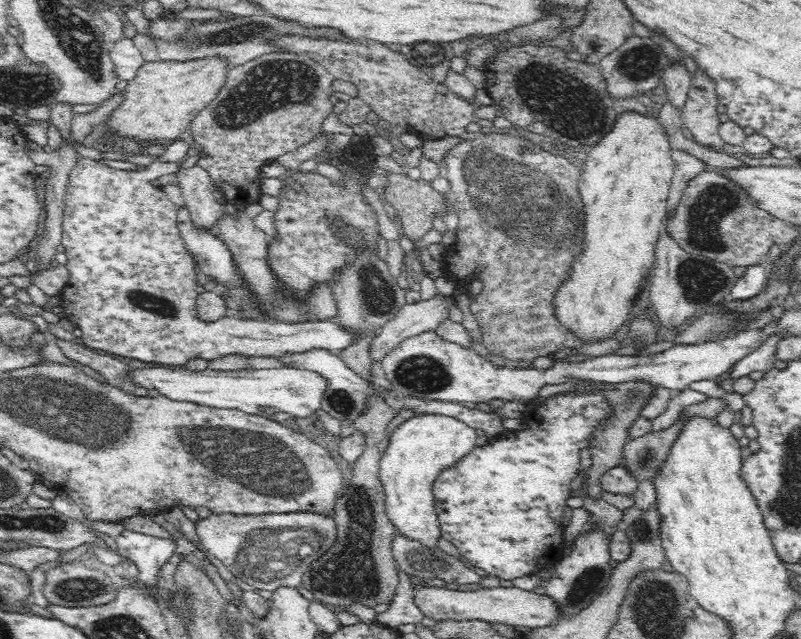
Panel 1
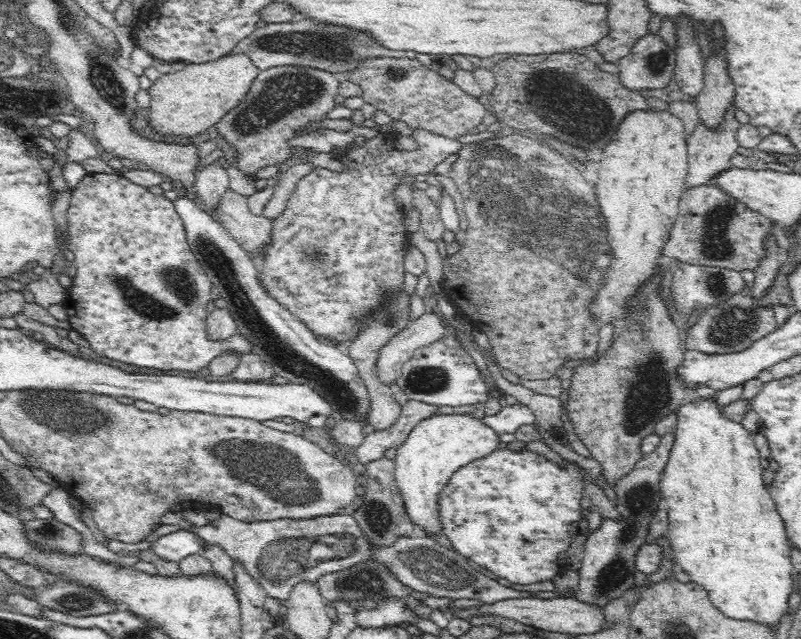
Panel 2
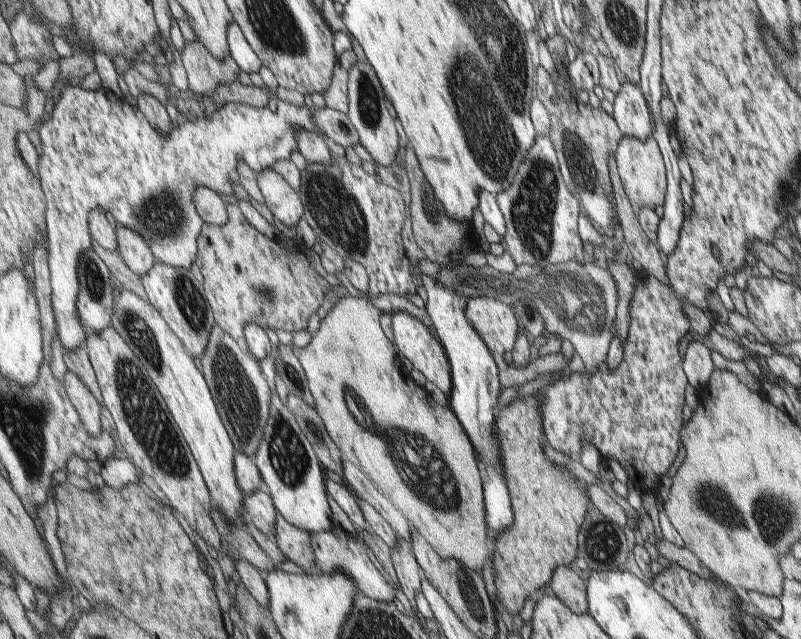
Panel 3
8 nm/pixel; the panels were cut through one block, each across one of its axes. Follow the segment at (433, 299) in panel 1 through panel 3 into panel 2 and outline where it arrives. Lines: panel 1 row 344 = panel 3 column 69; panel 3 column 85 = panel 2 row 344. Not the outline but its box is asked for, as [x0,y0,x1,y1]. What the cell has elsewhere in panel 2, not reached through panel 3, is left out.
[375,306,448,384]

